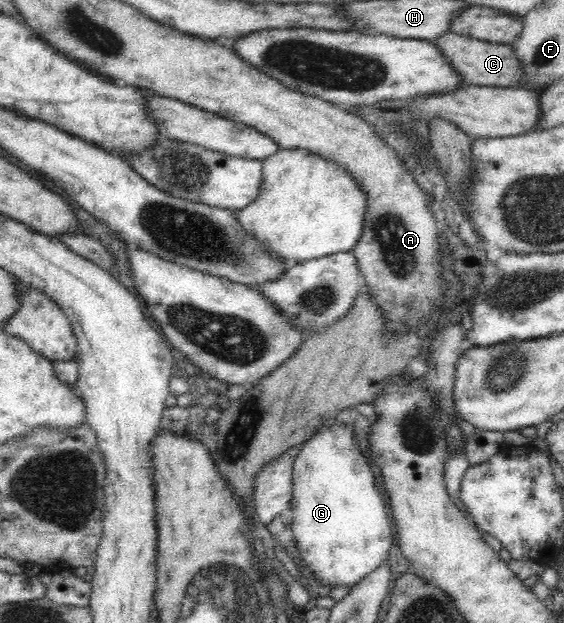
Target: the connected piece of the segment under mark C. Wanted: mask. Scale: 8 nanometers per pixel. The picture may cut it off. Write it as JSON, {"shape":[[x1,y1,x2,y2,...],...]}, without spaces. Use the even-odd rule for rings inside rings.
{"shape":[[454,32,437,36,431,43,445,55,447,63,451,63,466,85,519,88,523,84,523,65,508,44,490,43]]}

